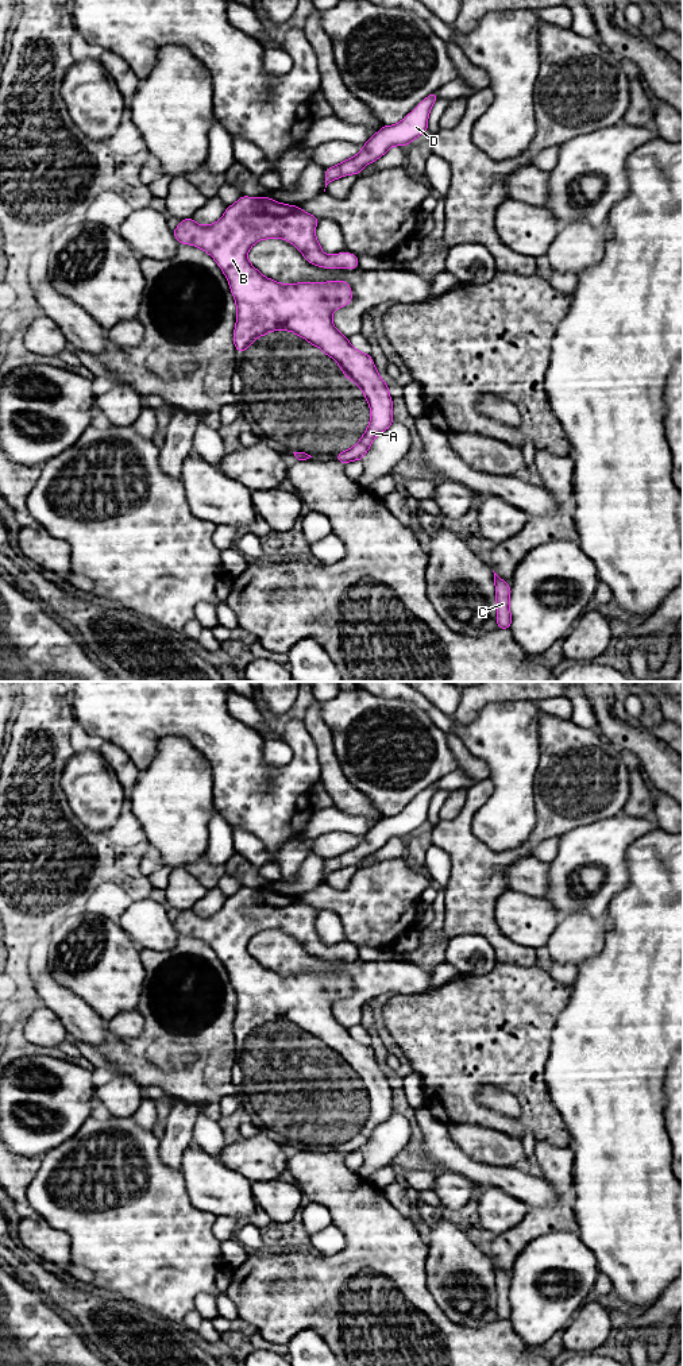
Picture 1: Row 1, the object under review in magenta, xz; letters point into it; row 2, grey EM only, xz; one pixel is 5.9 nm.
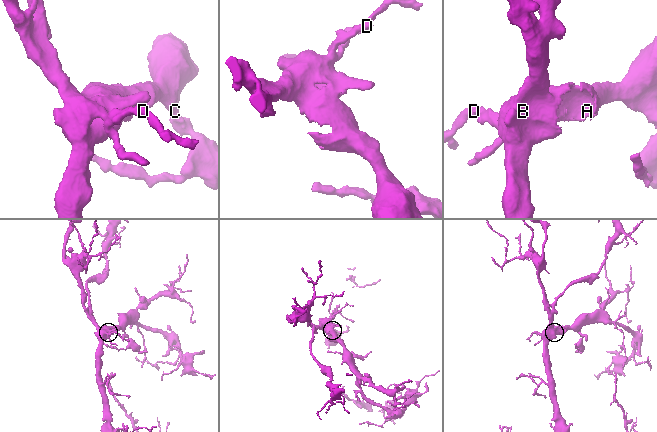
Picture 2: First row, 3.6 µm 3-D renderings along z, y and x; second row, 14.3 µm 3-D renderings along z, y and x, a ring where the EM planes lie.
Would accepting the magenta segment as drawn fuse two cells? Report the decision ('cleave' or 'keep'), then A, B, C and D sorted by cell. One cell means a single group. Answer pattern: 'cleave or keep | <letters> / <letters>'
keep | A B C D

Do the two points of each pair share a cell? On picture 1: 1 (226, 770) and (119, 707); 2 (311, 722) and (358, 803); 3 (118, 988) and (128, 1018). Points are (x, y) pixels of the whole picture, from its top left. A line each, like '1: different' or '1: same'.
1: same
2: same
3: different

